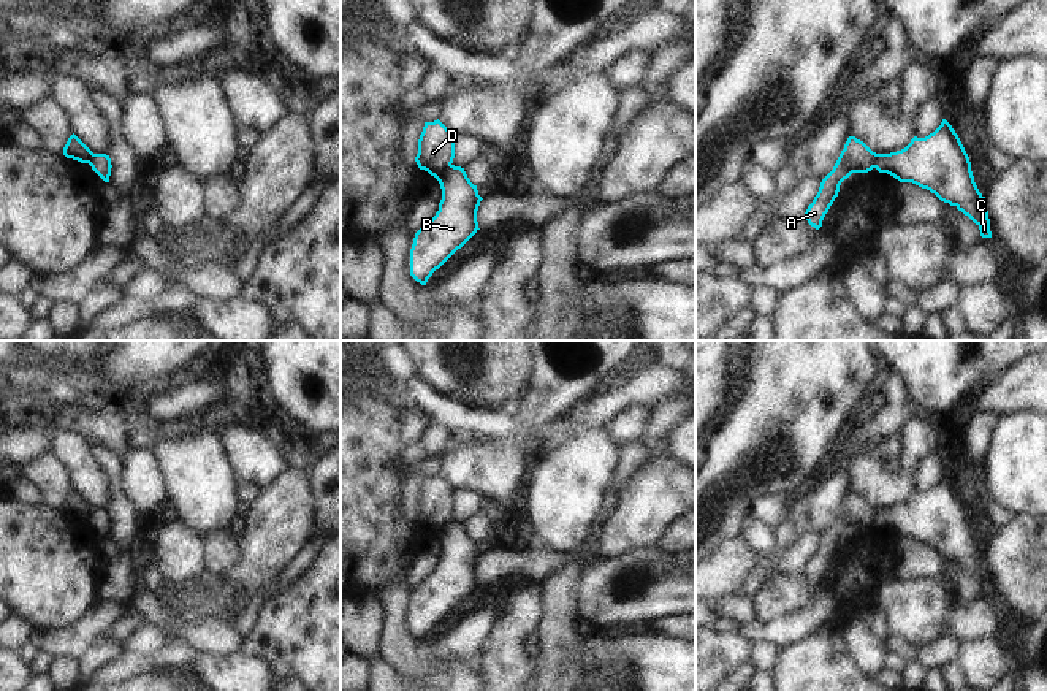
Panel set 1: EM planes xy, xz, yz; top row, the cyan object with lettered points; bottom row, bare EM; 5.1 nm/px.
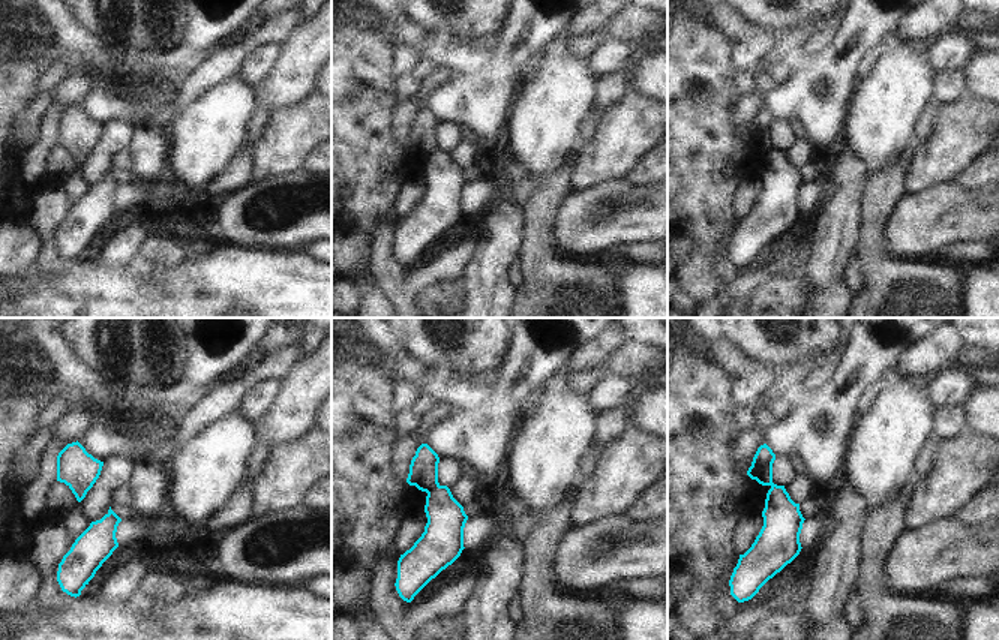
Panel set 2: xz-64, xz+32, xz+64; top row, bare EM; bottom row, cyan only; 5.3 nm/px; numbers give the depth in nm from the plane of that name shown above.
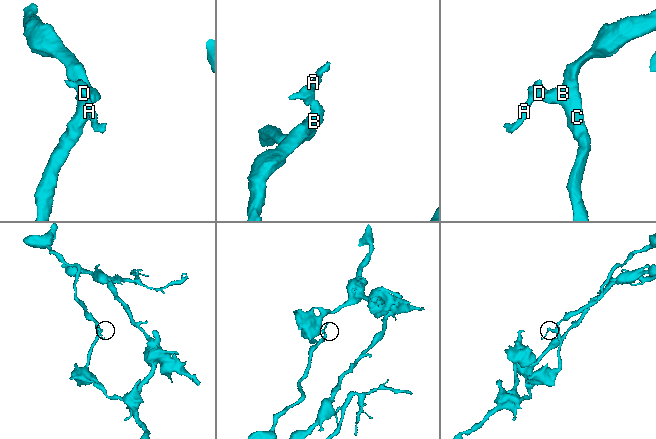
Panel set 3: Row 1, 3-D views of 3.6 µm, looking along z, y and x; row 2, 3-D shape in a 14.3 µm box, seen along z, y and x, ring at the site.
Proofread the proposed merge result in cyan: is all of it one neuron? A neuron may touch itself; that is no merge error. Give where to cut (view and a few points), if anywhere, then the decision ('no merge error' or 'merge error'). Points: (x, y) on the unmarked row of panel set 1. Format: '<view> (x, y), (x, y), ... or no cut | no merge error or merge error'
xz (452, 520), (437, 534) | merge error

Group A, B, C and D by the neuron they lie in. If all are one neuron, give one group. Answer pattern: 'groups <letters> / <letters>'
groups A D / B C

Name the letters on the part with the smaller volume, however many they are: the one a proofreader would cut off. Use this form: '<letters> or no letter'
A, D

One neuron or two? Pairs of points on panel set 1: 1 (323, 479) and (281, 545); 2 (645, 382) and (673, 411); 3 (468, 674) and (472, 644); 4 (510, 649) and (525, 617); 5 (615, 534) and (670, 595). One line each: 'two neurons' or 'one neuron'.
1: two neurons
2: two neurons
3: two neurons
4: one neuron
5: two neurons

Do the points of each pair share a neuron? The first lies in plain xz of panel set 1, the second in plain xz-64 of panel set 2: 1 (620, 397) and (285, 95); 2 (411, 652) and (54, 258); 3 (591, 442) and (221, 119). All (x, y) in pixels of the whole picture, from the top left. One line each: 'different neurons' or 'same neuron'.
1: different neurons
2: same neuron
3: same neuron

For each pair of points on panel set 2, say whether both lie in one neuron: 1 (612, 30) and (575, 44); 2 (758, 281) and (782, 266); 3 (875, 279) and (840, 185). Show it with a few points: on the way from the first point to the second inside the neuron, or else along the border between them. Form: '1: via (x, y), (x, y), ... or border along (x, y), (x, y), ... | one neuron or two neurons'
1: via (603, 35), (584, 44) | one neuron
2: via (764, 276), (776, 269) | one neuron
3: border along (861, 200), (860, 240), (855, 249) | two neurons

